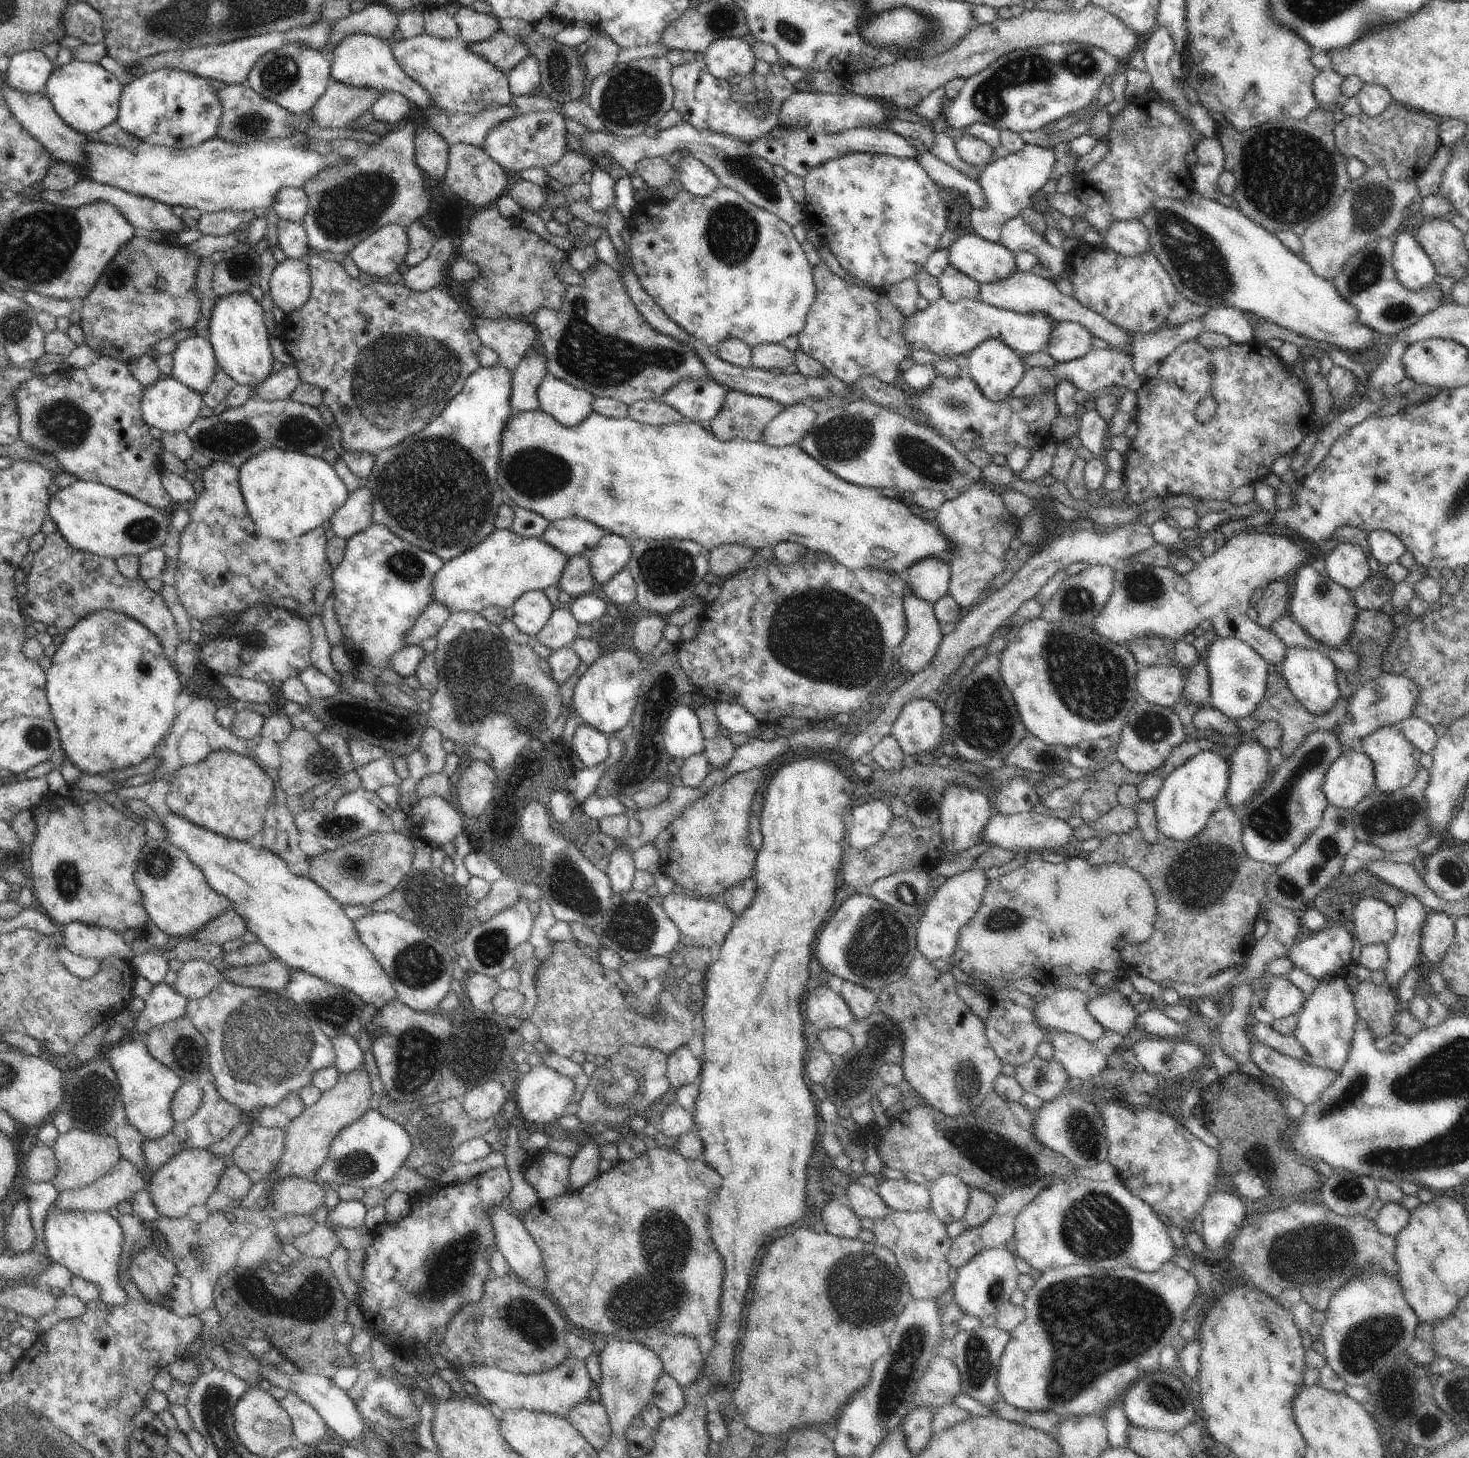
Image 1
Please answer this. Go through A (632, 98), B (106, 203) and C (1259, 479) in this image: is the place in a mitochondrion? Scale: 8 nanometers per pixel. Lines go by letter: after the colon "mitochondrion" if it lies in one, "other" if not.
A: mitochondrion
B: other
C: other

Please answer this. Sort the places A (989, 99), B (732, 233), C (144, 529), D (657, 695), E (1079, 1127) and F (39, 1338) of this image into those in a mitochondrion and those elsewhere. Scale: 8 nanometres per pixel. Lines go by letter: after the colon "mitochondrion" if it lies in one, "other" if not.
A: mitochondrion
B: mitochondrion
C: mitochondrion
D: mitochondrion
E: mitochondrion
F: other

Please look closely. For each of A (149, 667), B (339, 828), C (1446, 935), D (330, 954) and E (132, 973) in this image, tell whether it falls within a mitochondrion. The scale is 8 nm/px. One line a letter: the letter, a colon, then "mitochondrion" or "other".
A: mitochondrion
B: mitochondrion
C: other
D: other
E: other

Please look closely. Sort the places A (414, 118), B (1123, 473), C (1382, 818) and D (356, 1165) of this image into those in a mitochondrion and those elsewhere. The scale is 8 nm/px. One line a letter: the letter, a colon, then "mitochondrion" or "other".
A: other
B: other
C: mitochondrion
D: mitochondrion

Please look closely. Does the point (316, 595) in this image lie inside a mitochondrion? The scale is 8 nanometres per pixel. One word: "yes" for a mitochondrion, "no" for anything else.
no

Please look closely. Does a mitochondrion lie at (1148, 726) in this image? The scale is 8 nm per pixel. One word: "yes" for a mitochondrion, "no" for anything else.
yes

